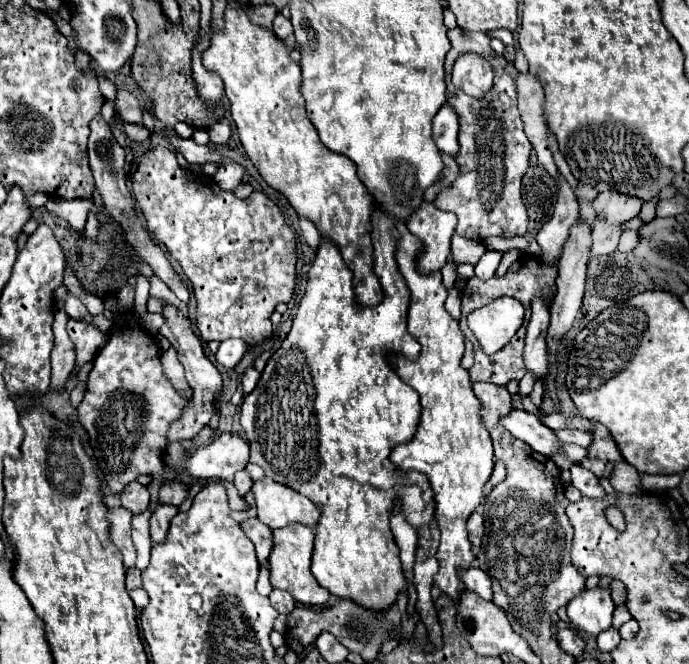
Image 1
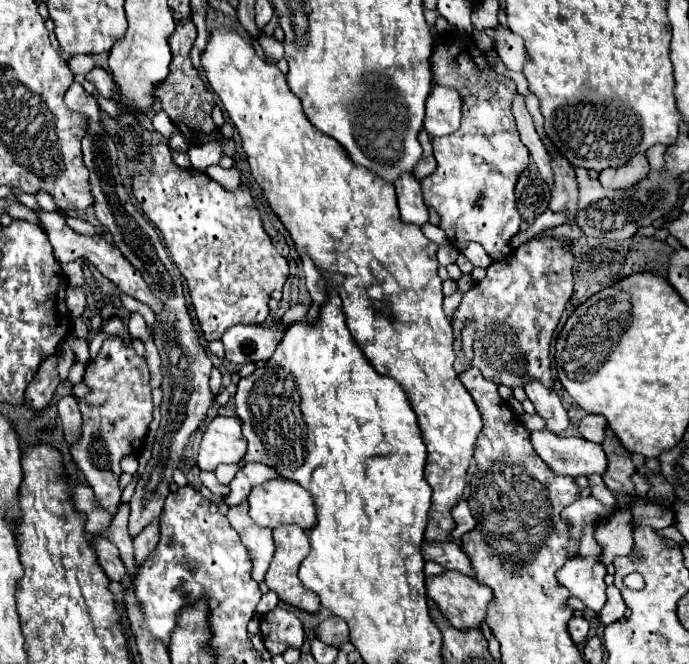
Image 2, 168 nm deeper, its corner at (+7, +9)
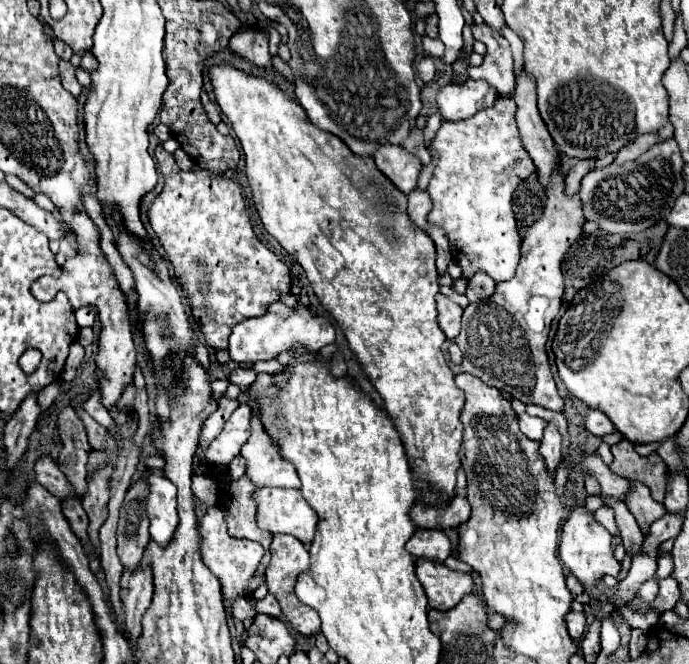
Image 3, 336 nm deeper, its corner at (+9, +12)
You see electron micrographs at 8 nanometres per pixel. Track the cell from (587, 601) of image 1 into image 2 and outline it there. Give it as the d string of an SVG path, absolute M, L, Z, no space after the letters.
M572 555L564 567L558 571L558 581L578 599L584 601L584 605L592 611L600 611L606 603L606 583L604 583L604 577L606 577L606 567L602 565L602 557L582 557L582 555Z

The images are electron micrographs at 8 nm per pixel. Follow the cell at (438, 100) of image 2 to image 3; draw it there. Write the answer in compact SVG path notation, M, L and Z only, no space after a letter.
M468 80L466 84L448 84L438 90L436 104L442 120L454 122L474 116L488 108L498 98L498 92L484 84L484 80Z

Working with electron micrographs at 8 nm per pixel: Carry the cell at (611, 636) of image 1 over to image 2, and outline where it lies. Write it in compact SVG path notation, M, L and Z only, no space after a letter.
M610 585L610 587L606 589L606 595L608 595L608 599L606 599L604 609L600 611L600 621L602 621L604 625L610 625L610 623L618 621L620 617L624 617L626 603L624 603L618 587L614 587L614 585Z

